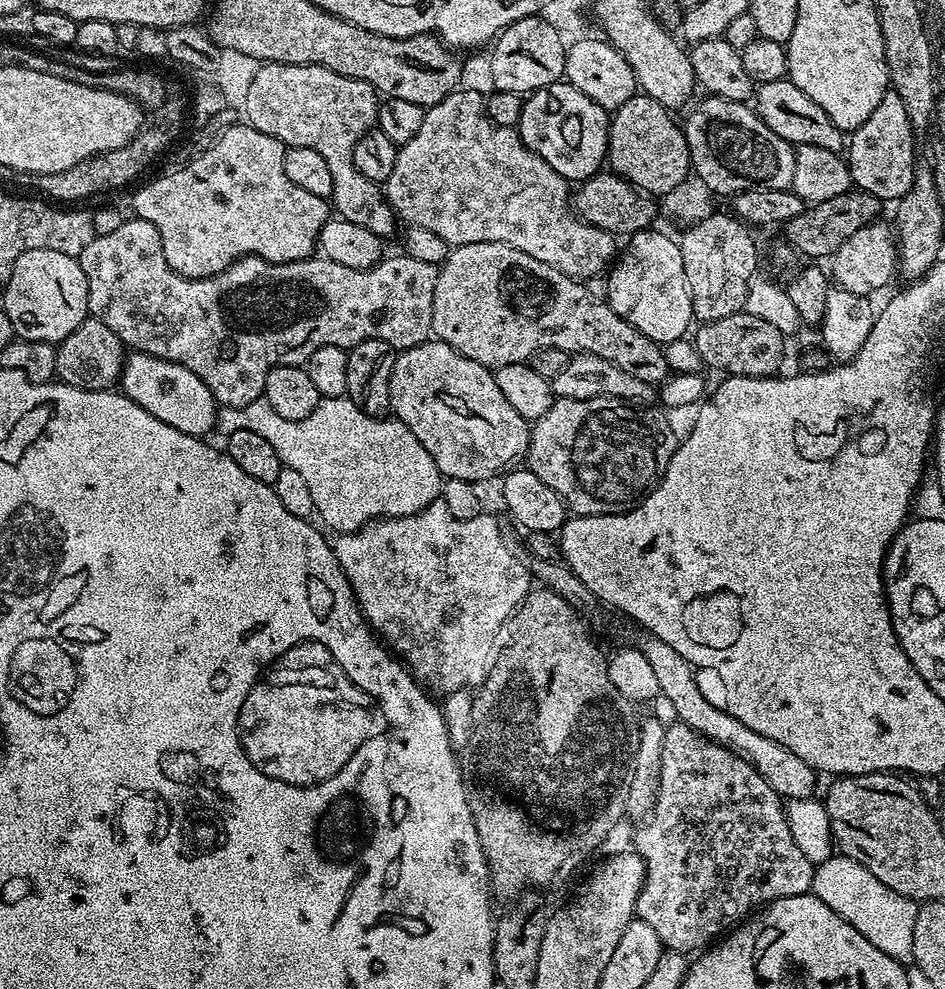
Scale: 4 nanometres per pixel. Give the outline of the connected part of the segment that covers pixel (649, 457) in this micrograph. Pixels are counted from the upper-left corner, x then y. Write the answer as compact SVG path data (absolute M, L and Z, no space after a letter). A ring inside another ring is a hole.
M599 396L598 398L586 398L585 400L553 399L550 410L546 410L546 414L542 414L542 418L538 418L531 425L526 467L534 474L538 474L538 478L542 478L542 482L546 486L550 486L550 490L557 492L563 498L565 505L575 515L613 516L619 512L628 512L631 508L635 508L655 488L656 483L662 478L670 458L676 453L676 445L678 443L677 437L672 437L672 428L668 425L667 418L663 416L665 413L663 411L660 411L661 413L655 412L654 409L648 407L652 406L637 406L635 403L619 400L613 396Z

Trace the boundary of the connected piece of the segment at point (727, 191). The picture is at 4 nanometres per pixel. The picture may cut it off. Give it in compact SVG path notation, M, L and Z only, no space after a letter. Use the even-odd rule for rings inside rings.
M705 95L704 101L682 120L691 171L717 196L731 197L748 188L791 189L793 145L788 144L747 103Z

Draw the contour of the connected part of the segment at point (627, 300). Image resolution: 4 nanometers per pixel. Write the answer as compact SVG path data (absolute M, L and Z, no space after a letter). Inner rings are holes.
M645 230L627 237L625 244L628 245L625 248L623 245L606 276L606 303L618 318L630 322L630 326L639 332L657 334L663 330L667 320L675 316L692 316L692 299L682 266L682 250L679 243L667 235L669 233L664 230Z

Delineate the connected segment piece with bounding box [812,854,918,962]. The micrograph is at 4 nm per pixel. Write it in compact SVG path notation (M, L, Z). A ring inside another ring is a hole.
M833 854L828 860L815 865L812 873L812 892L819 900L826 902L844 920L856 920L856 880L864 880L864 931L861 933L866 942L874 942L882 954L901 962L907 961L914 946L914 918L917 901L906 898L890 886L882 886L870 870L866 870L849 856Z

